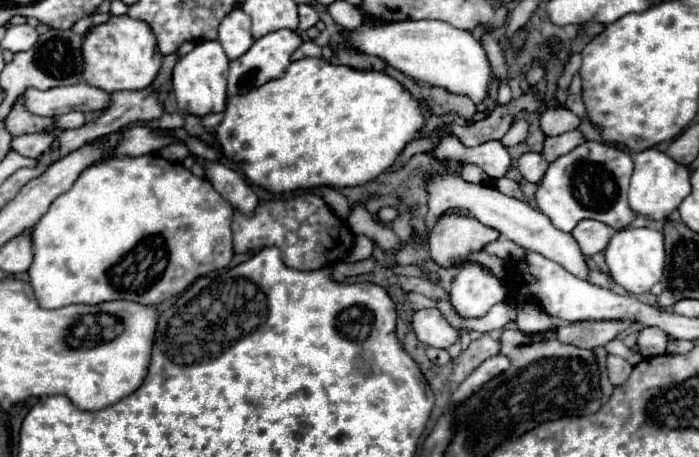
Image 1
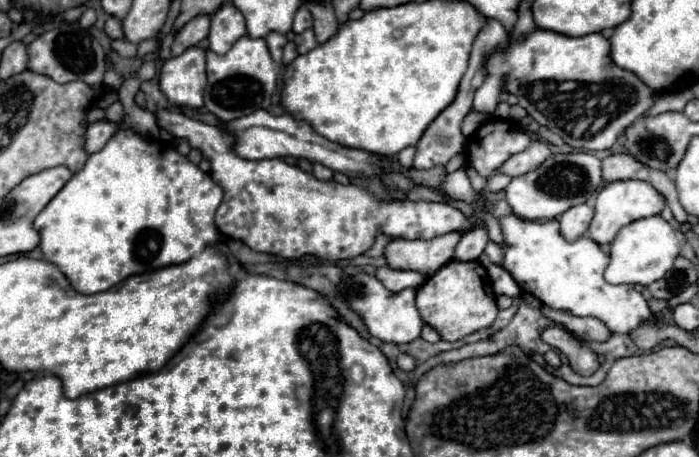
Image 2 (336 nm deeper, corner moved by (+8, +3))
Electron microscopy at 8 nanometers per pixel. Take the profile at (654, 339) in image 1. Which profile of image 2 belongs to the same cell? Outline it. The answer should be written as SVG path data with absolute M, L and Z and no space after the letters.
M543 305L541 311L543 311L545 317L549 317L551 321L555 321L557 325L563 325L577 339L585 339L585 341L607 341L607 337L611 335L607 331L605 323L599 321L599 319L595 319L595 317L575 317L569 311L551 309L547 305Z

